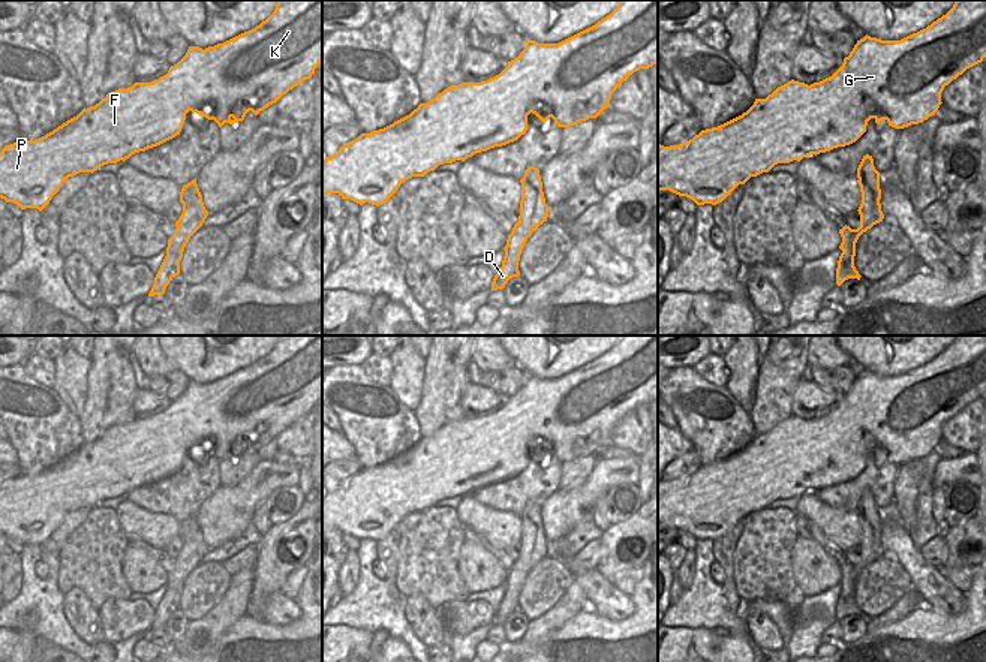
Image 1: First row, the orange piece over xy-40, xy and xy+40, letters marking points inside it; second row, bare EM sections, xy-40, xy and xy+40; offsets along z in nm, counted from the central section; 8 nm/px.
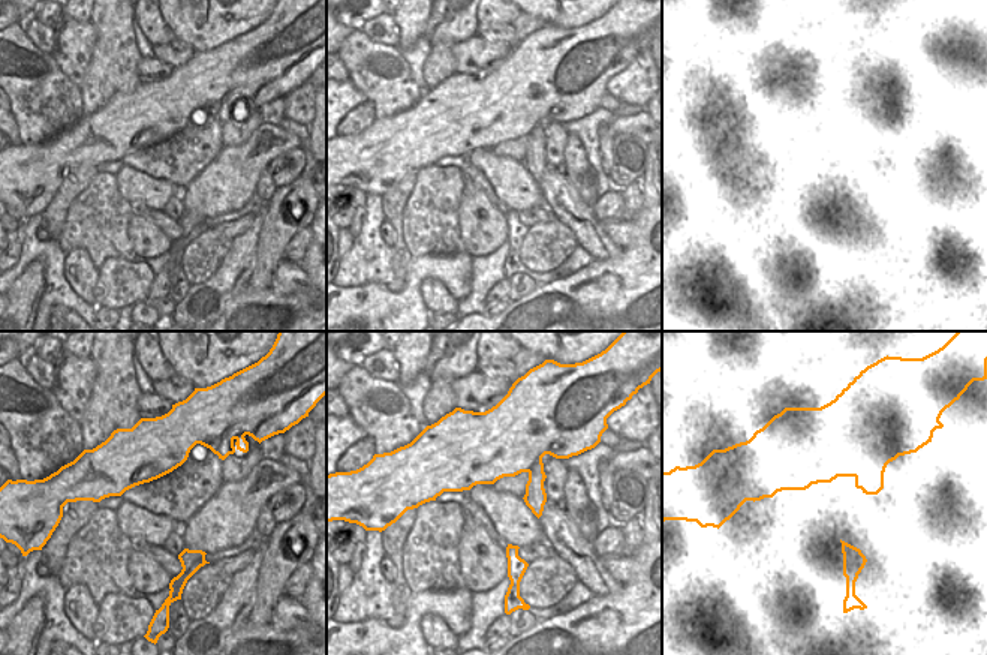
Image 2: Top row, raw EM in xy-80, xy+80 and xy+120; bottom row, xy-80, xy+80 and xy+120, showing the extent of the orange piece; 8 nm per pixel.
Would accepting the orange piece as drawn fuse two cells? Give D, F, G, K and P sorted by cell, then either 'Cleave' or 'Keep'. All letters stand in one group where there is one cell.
Groups: D / F G K P. Cleave.

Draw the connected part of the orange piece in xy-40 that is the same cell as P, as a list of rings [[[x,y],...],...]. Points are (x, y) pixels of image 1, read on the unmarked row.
[[[279,335],[274,347],[255,364],[205,385],[189,382],[186,391],[159,415],[111,427],[99,439],[84,443],[45,472],[34,476],[19,473],[4,482],[0,488],[0,533],[16,539],[21,545],[42,547],[69,512],[79,508],[93,509],[103,500],[124,497],[135,488],[180,470],[189,446],[214,455],[219,463],[243,457],[249,446],[258,451],[300,418],[310,415],[321,398],[322,335]]]

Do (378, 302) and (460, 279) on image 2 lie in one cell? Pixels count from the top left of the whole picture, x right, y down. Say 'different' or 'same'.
same

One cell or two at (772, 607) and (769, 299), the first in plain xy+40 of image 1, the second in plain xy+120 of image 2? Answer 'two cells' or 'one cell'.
two cells

